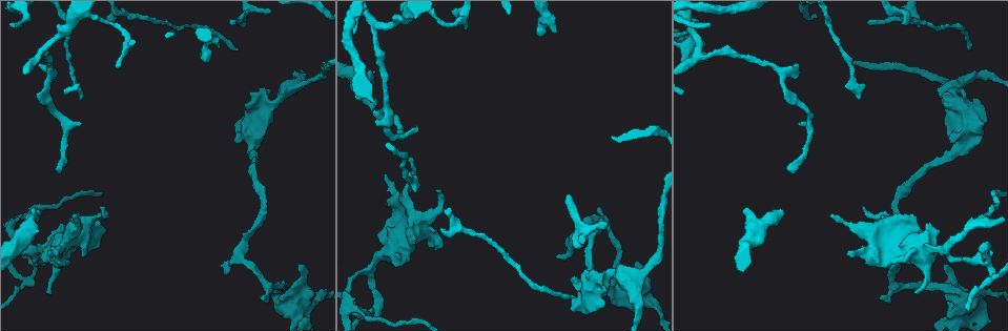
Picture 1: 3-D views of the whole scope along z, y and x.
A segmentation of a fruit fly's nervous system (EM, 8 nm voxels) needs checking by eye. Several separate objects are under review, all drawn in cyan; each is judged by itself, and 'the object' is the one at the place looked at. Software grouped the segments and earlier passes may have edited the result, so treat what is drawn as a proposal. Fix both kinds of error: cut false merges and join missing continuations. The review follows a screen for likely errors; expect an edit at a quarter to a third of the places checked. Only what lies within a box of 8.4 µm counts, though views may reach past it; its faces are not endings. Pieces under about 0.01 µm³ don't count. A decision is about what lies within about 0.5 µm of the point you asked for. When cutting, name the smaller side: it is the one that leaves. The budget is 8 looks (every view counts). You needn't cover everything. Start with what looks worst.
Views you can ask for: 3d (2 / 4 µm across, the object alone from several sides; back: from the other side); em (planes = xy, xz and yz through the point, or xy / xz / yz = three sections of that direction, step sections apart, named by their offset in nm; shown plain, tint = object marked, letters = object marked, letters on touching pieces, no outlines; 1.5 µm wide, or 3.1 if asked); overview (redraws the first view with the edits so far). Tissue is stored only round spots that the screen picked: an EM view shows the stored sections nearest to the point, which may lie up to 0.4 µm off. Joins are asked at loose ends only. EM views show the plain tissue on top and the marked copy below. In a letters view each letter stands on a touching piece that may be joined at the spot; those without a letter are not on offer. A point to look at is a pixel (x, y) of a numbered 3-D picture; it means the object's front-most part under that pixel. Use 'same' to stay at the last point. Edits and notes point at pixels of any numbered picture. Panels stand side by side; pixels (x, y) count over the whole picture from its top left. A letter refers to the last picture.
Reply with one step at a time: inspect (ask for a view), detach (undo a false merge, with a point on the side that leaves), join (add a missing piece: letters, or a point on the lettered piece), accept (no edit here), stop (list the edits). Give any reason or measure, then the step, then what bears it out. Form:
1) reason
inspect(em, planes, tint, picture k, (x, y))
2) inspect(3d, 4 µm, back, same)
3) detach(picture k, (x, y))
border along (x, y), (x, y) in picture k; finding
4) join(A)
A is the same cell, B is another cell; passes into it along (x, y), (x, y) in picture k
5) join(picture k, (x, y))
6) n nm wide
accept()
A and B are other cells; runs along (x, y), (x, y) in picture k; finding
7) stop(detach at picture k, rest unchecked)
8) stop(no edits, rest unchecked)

free end
inspect(em, xz, step 8, letters, picture 1, (38, 212))

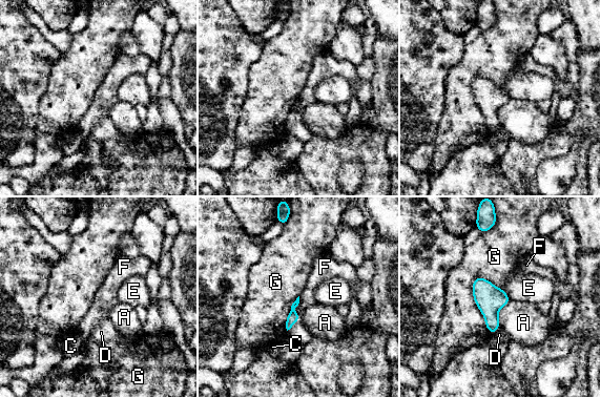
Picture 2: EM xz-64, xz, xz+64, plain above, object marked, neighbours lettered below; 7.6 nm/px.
join(D)
D is the same cell, A, C, E, F and G are other cells; passes into it along (292, 317), (293, 324), (299, 332) in picture 2; the neuron continues

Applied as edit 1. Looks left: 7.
free end
inspect(em, planes, letters, picture 1, (569, 196))

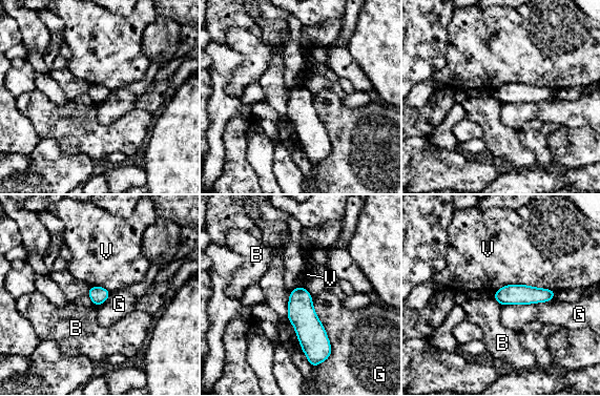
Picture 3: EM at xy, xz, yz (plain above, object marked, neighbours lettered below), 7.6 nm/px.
130 nm wide
accept()
B, G and V are other cells; border along (556, 291), (504, 285), (494, 293) in picture 3; none of them fits

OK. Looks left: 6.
inspect(overview)

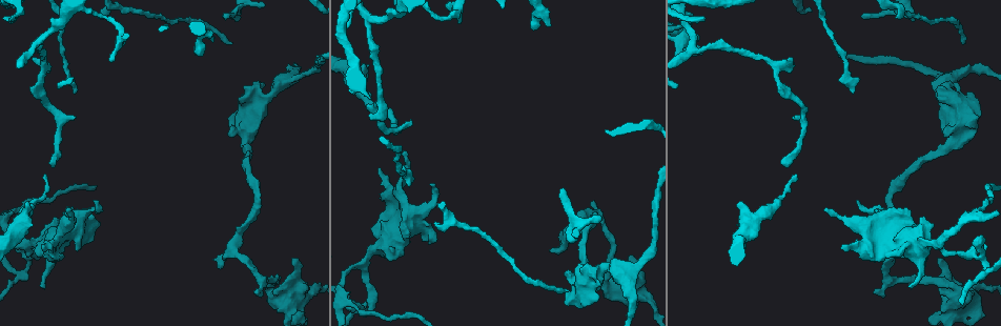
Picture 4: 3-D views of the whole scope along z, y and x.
abrupt turn
inspect(em, planes, tint, picture 4, (259, 275))

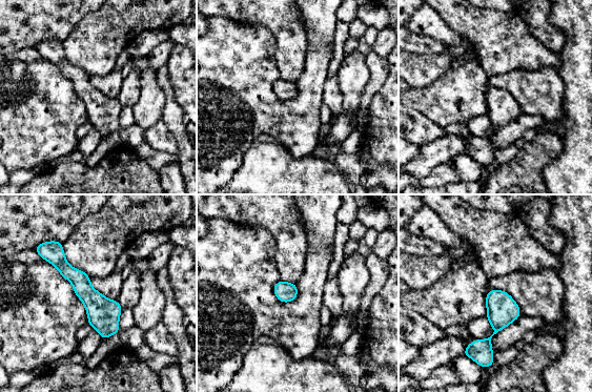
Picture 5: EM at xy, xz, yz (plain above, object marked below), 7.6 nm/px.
inspect(em, planes, letters, same)

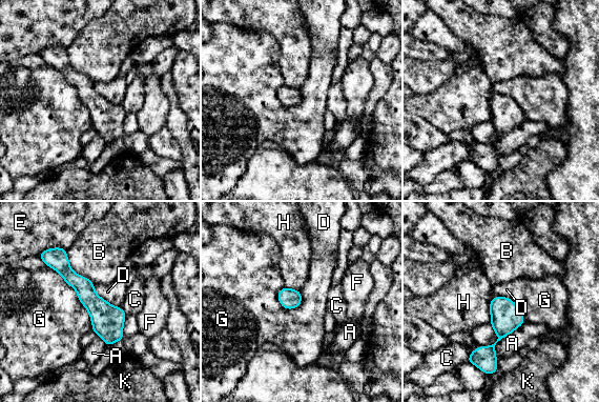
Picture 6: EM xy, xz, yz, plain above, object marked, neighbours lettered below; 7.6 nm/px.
accept()
A, B, C, D, E, F, G, H and K are other cells; border along (94, 284), (99, 296), (120, 307) in picture 6; continuous, no second neuron

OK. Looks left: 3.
stop(join at picture 2, rest unchecked)

